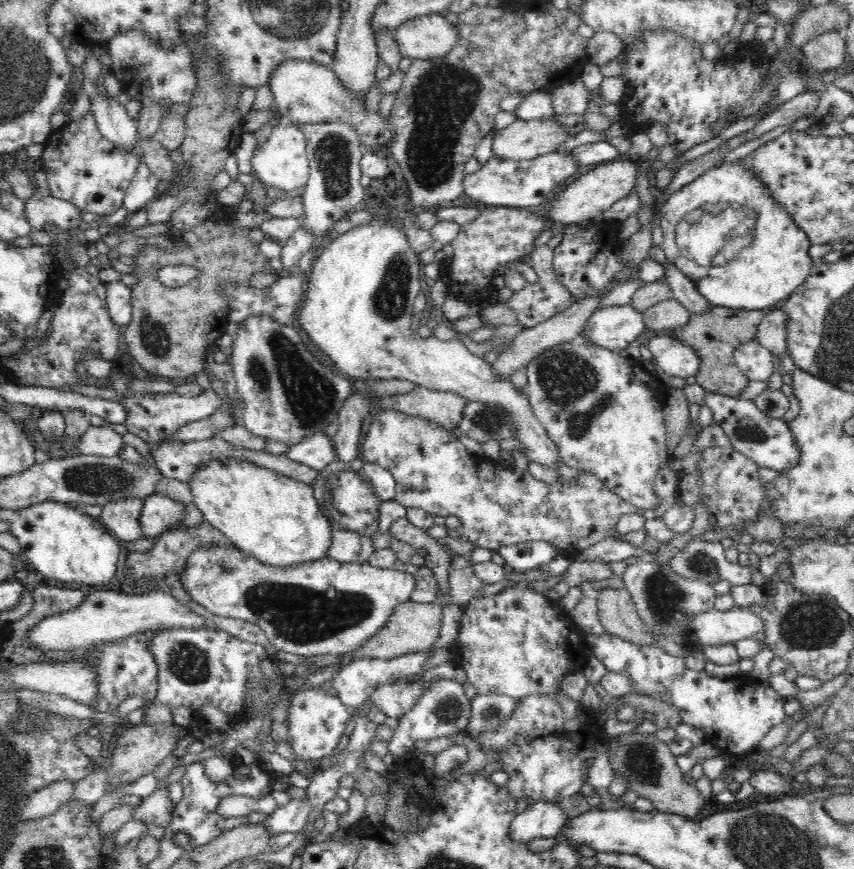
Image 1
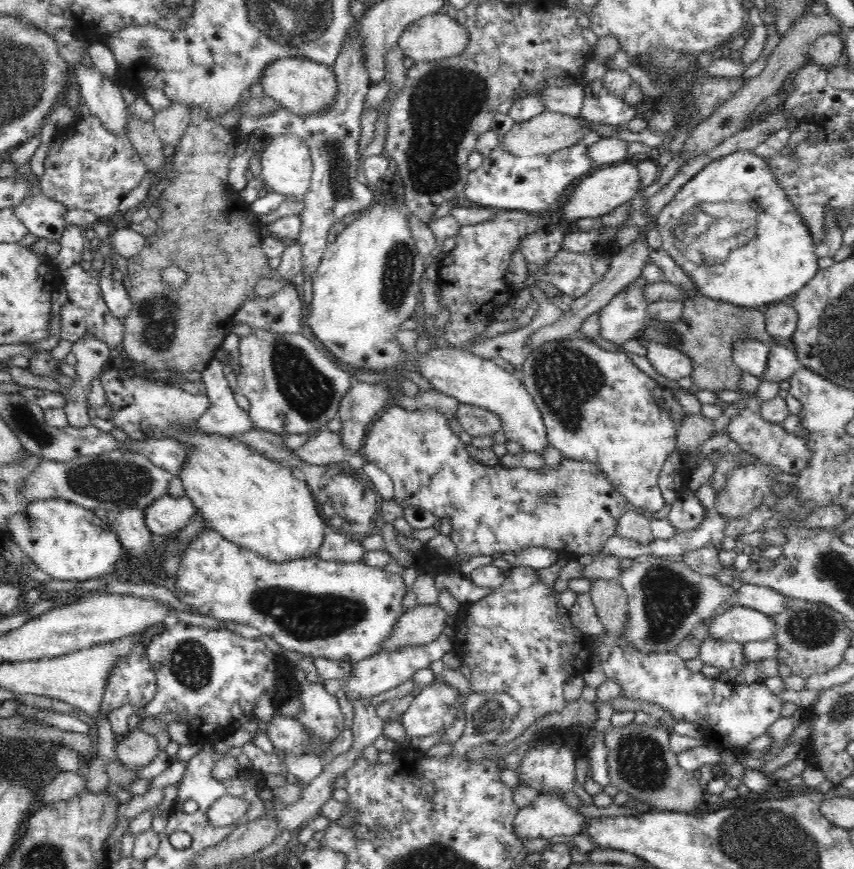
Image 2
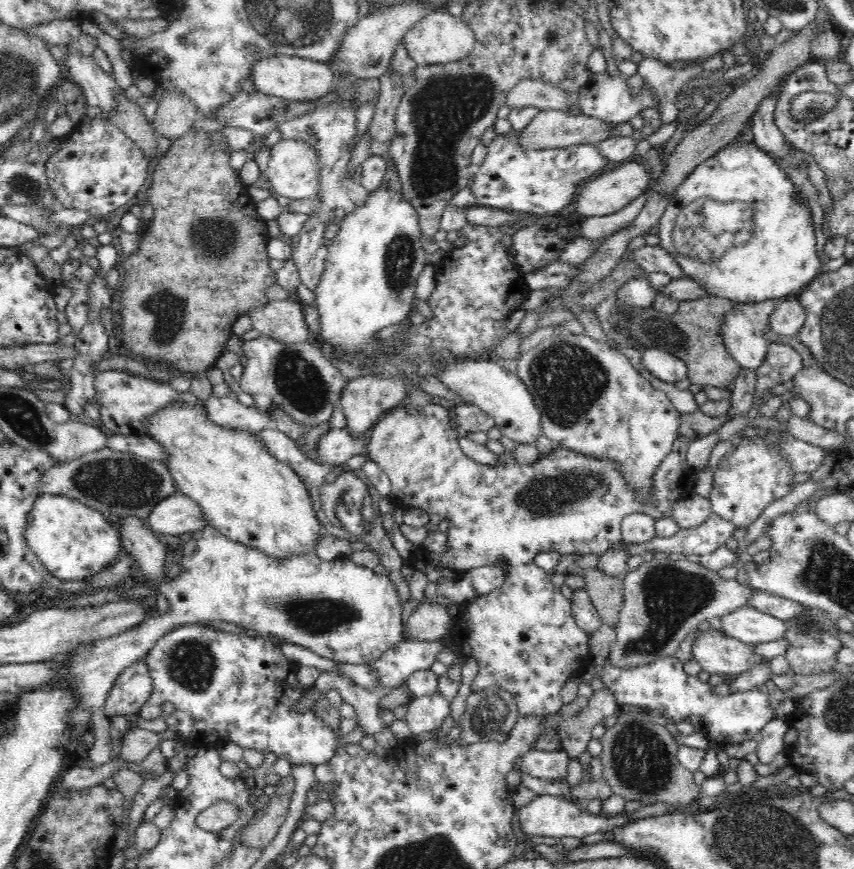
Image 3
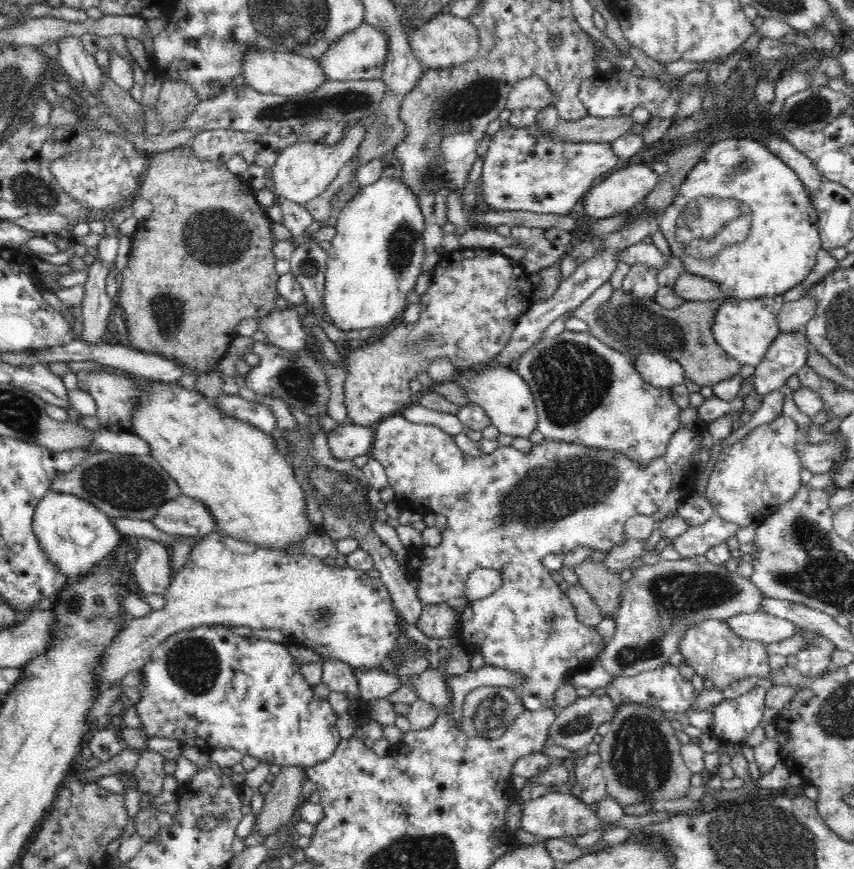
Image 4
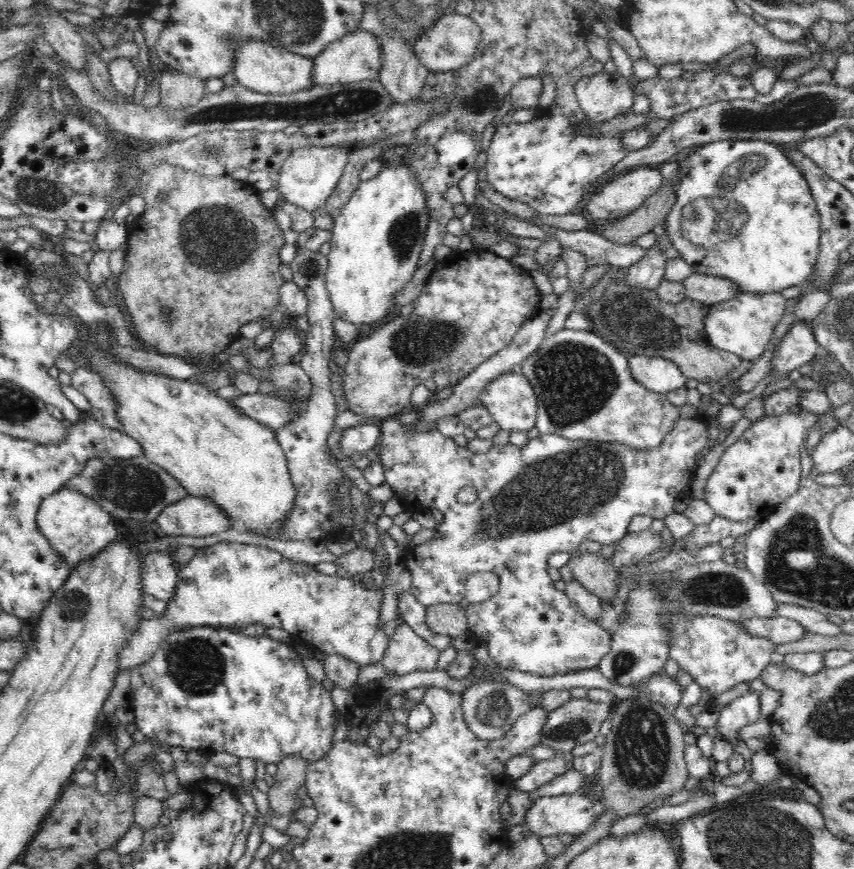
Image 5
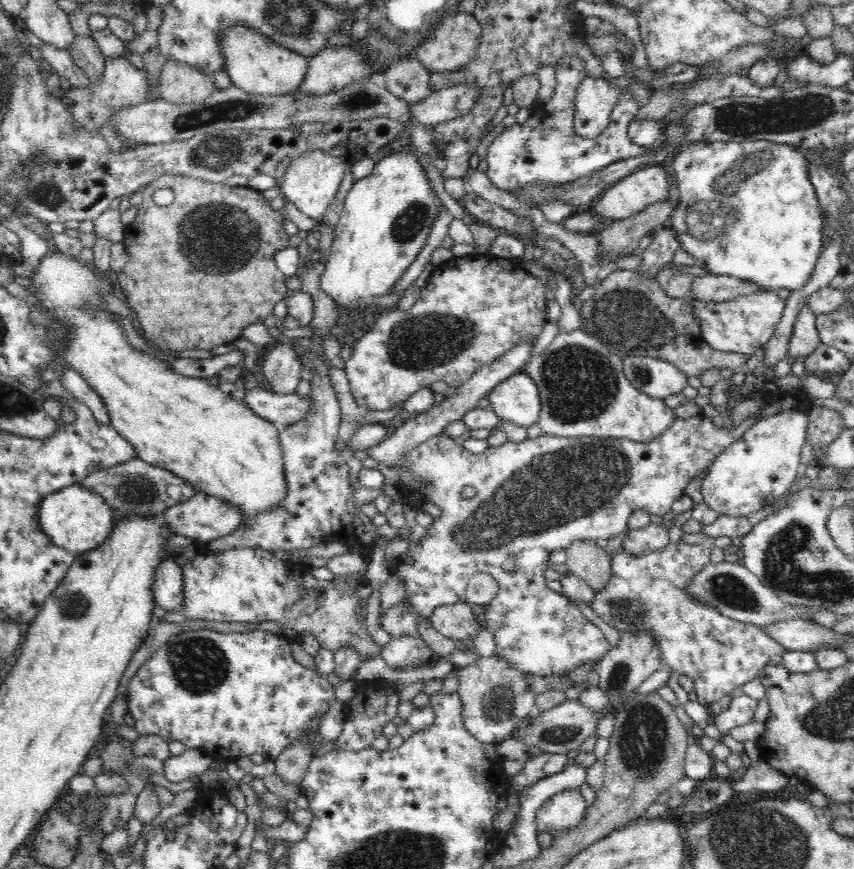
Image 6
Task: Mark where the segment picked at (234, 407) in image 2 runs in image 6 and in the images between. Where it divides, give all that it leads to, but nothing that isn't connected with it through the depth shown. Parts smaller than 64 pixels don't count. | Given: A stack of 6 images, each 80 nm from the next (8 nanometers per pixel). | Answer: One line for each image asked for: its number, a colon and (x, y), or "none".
3: (224, 408)
4: (260, 415)
5: (273, 412)
6: (283, 410)

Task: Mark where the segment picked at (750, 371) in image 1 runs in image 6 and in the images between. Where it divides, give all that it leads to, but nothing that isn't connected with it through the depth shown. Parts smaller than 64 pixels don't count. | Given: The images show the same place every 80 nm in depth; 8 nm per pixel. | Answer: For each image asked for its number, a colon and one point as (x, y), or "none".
2: (751, 355)
3: (743, 329)
4: (745, 328)
5: (743, 325)
6: (744, 325)

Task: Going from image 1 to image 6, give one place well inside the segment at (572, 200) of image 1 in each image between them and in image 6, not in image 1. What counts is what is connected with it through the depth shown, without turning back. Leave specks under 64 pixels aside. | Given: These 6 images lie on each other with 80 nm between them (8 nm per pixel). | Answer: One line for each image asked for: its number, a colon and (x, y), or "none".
2: (601, 192)
3: (611, 191)
4: (623, 190)
5: (618, 198)
6: (634, 193)

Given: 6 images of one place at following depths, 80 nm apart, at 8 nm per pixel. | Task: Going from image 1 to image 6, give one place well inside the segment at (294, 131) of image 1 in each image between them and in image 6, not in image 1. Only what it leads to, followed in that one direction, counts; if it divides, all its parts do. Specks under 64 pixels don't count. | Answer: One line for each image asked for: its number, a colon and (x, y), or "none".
2: (286, 163)
3: (293, 170)
4: (304, 170)
5: (308, 176)
6: (312, 180)

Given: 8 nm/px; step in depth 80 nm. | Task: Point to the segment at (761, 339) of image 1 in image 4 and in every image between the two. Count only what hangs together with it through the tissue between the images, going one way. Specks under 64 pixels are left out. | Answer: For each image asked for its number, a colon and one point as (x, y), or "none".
2: (781, 319)
3: (788, 317)
4: (794, 315)

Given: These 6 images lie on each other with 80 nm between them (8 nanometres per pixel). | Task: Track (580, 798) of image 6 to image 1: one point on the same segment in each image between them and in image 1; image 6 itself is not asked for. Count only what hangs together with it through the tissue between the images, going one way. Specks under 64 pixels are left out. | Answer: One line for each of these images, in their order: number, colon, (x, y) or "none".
1: (541, 819)
2: (548, 815)
3: (545, 815)
4: (554, 814)
5: (574, 814)

